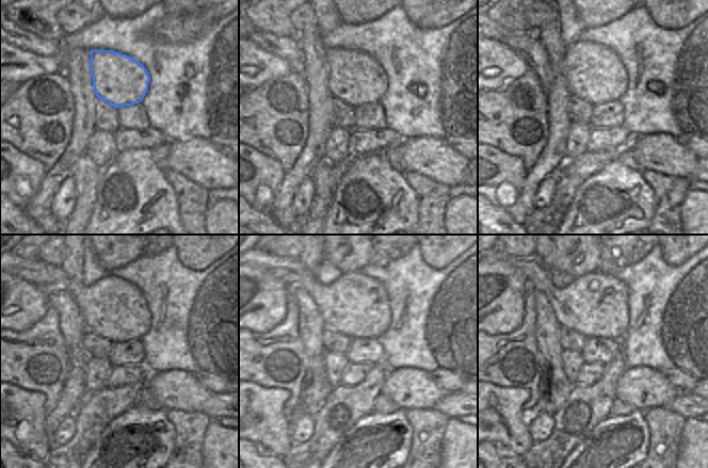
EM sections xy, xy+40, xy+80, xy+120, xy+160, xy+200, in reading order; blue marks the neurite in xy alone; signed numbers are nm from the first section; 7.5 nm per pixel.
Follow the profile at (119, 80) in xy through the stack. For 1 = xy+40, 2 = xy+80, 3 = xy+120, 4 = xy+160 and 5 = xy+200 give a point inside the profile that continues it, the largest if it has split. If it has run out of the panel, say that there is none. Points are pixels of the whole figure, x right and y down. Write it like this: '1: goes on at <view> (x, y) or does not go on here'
1: goes on at xy+40 (355, 78)
2: goes on at xy+80 (594, 73)
3: goes on at xy+120 (115, 309)
4: goes on at xy+160 (354, 305)
5: goes on at xy+200 (595, 305)

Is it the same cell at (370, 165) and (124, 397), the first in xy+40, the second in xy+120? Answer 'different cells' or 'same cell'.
different cells

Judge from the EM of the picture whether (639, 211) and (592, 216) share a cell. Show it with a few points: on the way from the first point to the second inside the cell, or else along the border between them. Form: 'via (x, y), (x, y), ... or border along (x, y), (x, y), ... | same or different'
via (627, 211), (604, 211) | same

